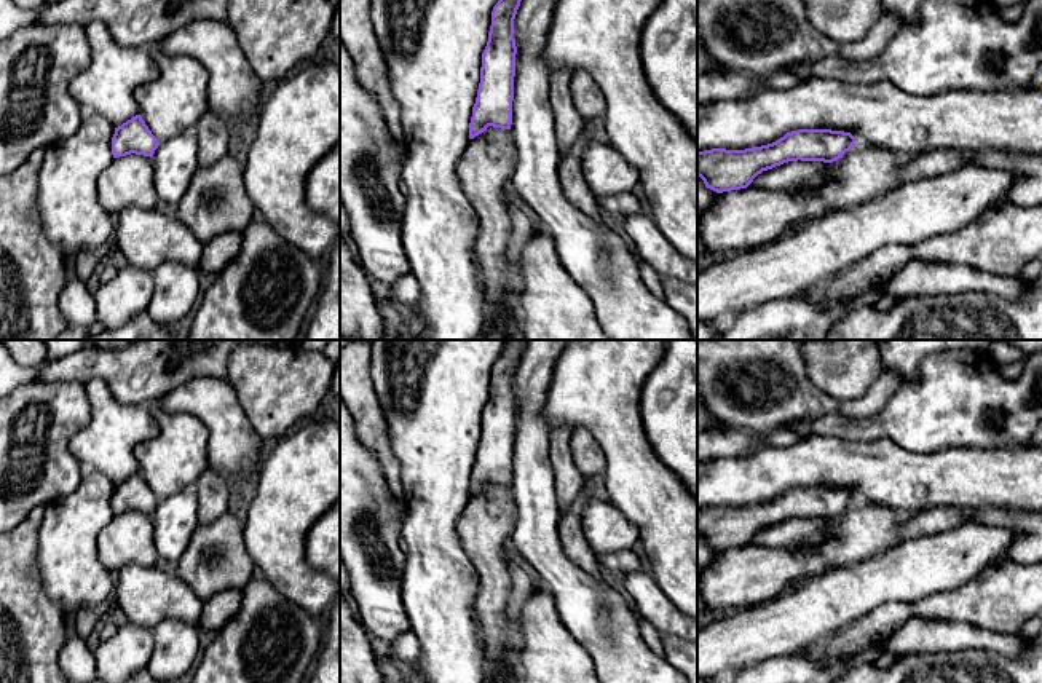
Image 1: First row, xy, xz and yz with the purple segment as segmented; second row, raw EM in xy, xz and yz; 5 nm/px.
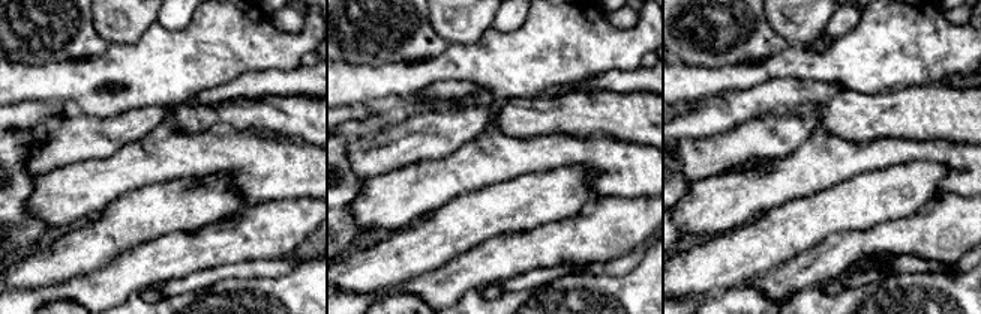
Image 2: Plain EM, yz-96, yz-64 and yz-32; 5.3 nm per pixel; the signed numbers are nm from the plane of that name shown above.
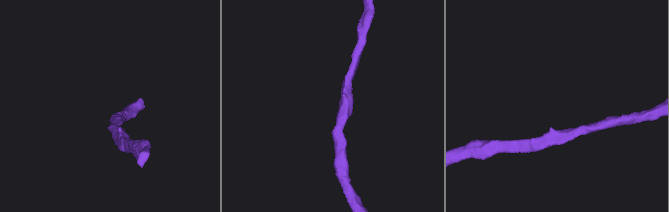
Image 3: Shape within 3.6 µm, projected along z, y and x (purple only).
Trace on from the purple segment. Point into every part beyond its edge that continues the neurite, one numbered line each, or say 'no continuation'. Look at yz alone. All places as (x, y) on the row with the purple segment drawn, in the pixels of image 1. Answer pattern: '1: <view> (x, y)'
no continuation

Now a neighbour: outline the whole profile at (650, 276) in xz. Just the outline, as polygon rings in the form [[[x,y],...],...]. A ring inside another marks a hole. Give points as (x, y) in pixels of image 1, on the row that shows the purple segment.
[[[641,262],[638,265],[638,271],[641,274],[643,284],[649,289],[649,292],[656,297],[664,298],[662,278],[659,273],[653,266]]]

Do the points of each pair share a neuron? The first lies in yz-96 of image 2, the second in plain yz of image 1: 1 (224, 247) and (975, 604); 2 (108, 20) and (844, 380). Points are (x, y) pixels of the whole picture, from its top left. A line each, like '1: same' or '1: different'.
1: same
2: same

